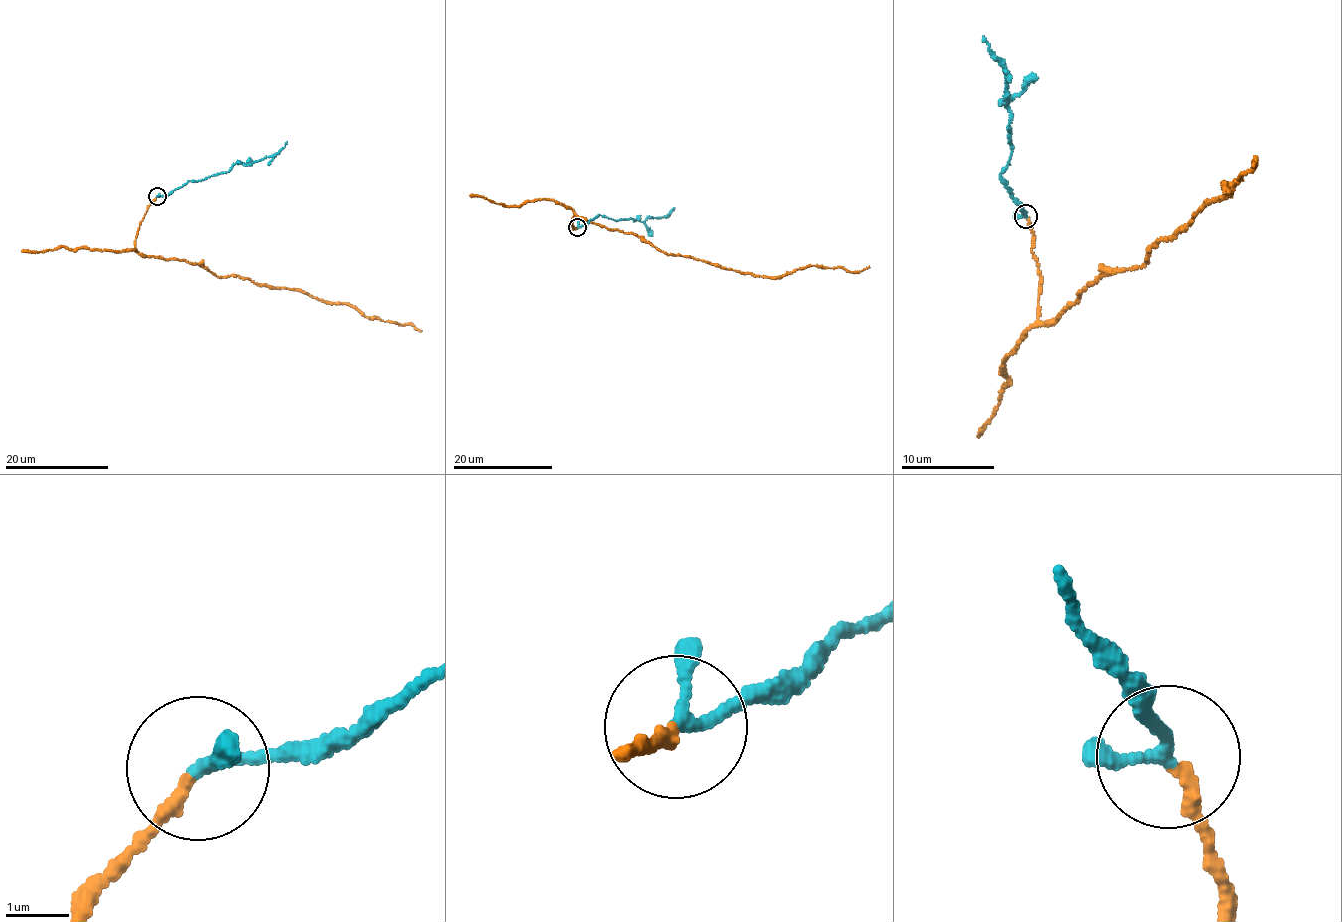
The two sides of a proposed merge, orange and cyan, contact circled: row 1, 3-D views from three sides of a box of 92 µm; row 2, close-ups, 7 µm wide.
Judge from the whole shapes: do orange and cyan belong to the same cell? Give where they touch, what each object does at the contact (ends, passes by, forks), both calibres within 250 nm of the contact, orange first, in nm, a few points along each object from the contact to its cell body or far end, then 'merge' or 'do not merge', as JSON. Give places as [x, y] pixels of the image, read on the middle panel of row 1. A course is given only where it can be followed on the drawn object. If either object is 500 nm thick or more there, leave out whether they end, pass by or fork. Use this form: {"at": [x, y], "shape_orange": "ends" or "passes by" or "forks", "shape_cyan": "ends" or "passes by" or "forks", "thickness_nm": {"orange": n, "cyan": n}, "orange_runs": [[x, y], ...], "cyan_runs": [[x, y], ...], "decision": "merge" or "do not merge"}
{"at": [577, 227], "shape_orange": "ends", "shape_cyan": "passes by", "thickness_nm": {"orange": 190, "cyan": 160}, "orange_runs": [[577, 227], [574, 215], [637, 234], [667, 254], [761, 276], [814, 266], [870, 267]], "cyan_runs": [[577, 227], [599, 215], [616, 220], [643, 221], [648, 217], [664, 217], [674, 208]], "decision": "merge"}

